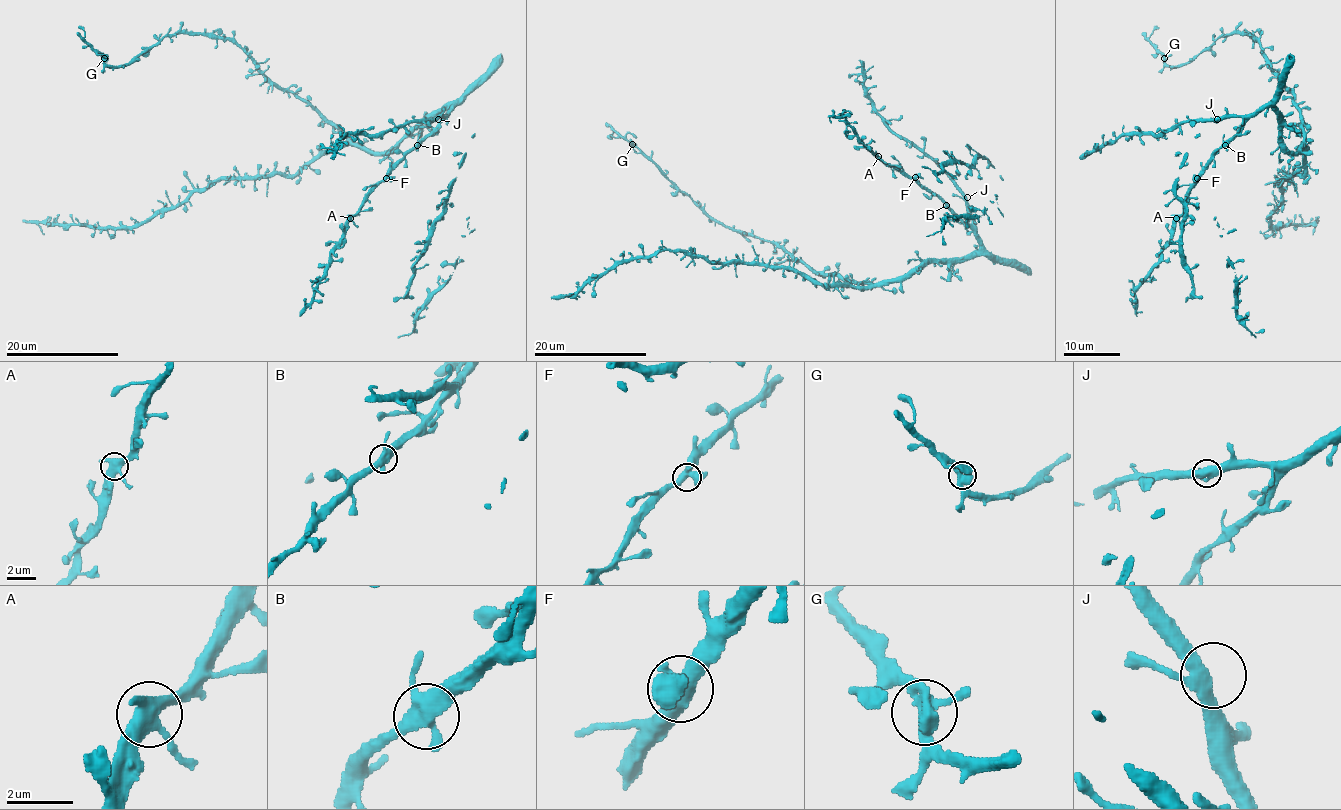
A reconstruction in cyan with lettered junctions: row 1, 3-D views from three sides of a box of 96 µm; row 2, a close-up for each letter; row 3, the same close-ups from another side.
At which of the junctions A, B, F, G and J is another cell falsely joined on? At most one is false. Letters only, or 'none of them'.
none of them

